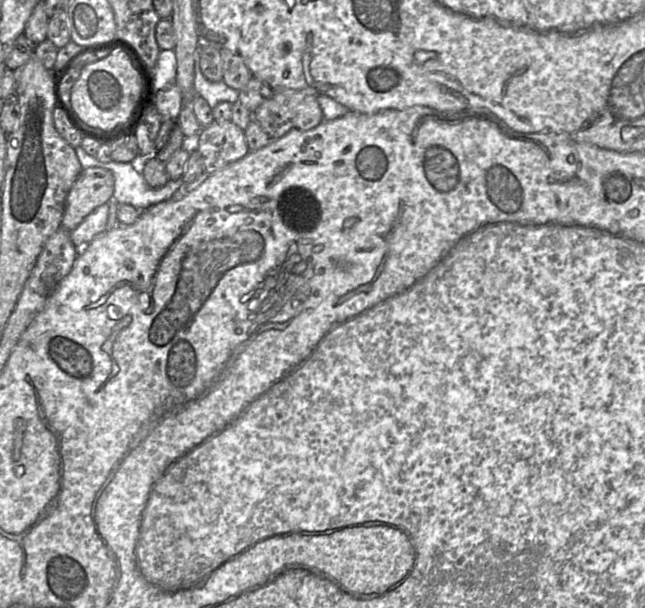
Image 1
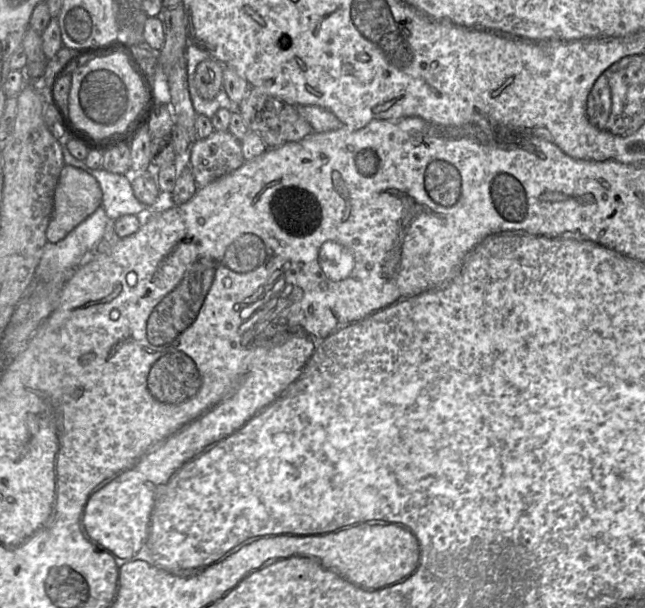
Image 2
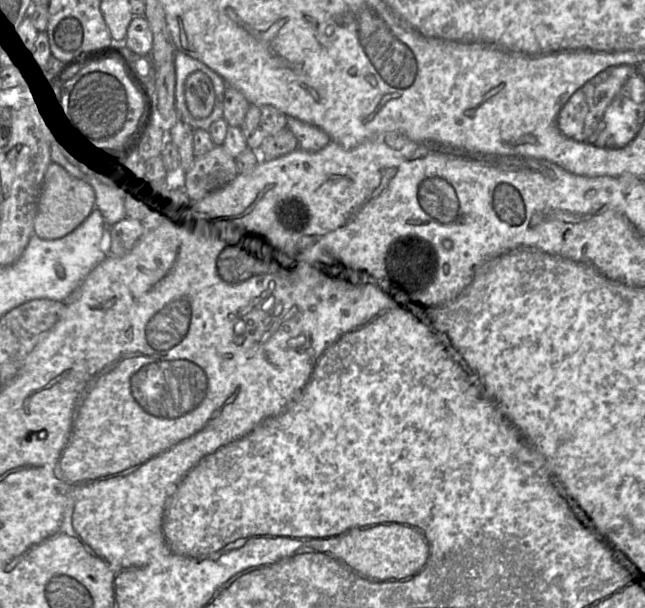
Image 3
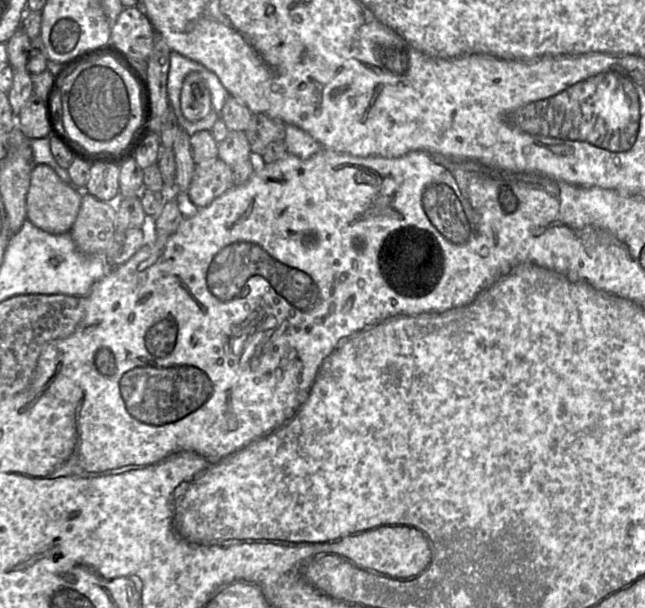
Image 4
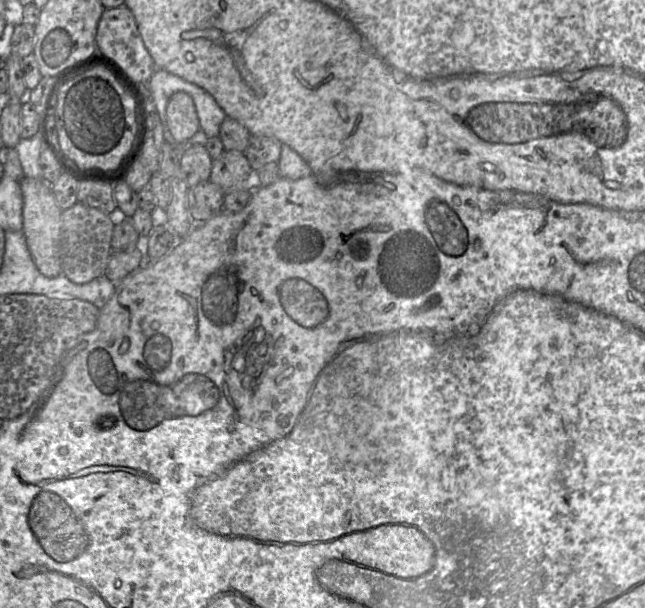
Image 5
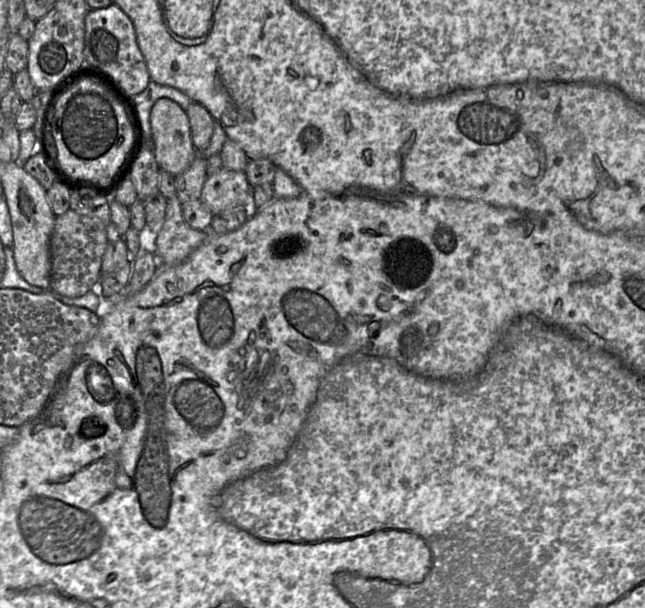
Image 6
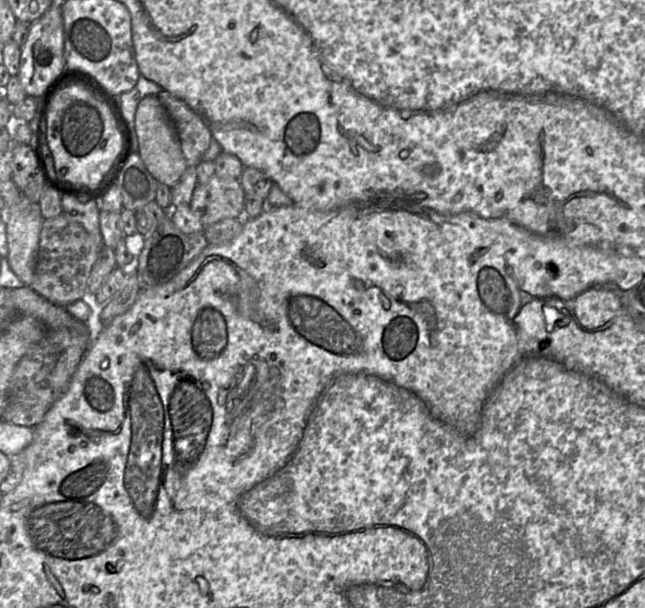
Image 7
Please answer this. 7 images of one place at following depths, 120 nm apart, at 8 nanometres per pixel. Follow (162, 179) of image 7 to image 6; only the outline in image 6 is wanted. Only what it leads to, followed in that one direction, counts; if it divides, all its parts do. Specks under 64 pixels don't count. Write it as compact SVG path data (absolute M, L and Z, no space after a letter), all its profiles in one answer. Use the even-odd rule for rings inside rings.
M168 98L158 99L150 112L151 138L156 162L161 170L177 176L184 172L197 157L191 139L189 119L176 102Z

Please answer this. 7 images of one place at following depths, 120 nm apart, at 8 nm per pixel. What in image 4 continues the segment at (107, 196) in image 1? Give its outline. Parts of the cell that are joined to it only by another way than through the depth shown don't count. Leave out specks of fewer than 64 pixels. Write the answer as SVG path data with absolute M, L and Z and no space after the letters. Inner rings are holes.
M35 165L26 197L27 218L37 228L50 234L67 233L77 218L84 193L85 188L77 189L71 184L66 184L50 166Z

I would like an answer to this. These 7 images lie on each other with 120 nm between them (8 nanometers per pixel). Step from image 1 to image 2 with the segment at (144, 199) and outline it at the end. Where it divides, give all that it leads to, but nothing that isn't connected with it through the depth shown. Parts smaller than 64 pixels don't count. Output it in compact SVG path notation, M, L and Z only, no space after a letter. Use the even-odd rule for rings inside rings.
M104 169L87 170L100 184L102 204L109 219L117 220L123 215L137 215L151 205L144 205L134 196L129 171L126 175L114 174Z

